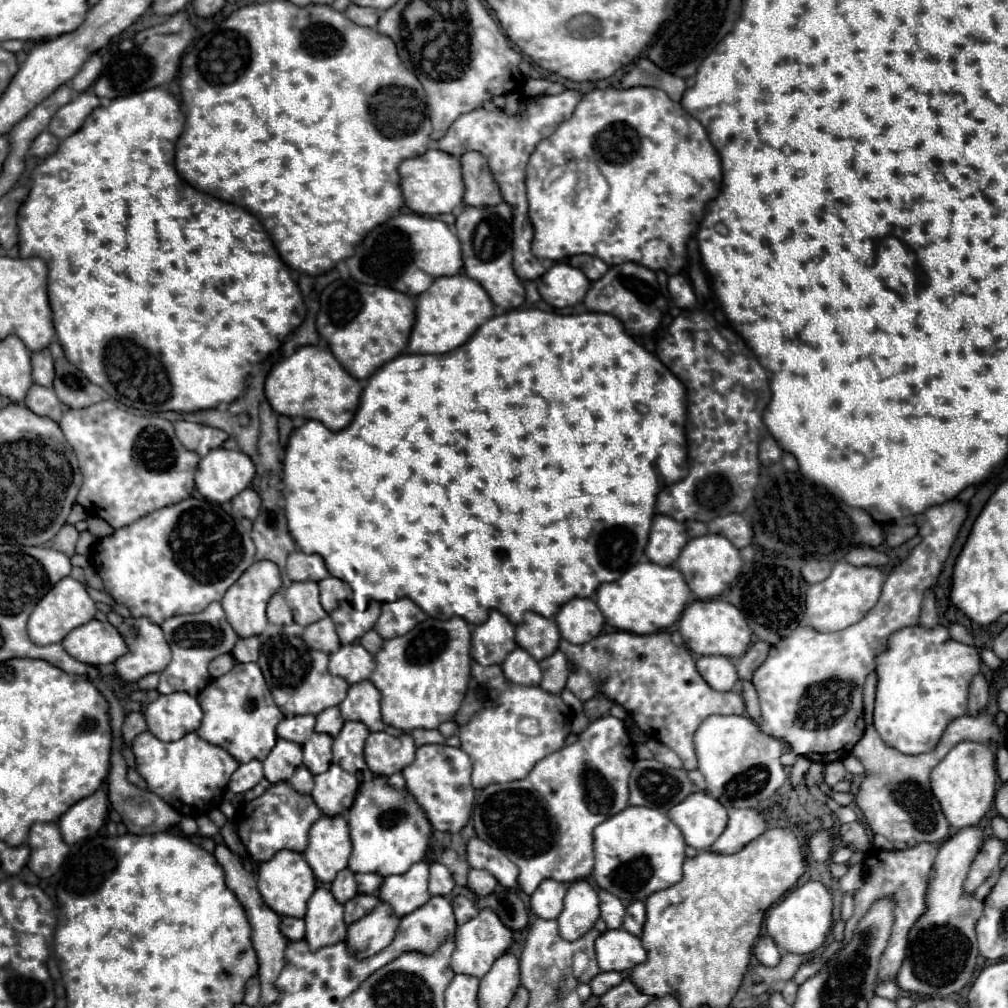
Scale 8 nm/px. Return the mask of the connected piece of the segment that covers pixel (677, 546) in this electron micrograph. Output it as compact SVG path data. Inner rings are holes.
M657 513L653 517L651 525L651 537L649 545L645 549L645 555L649 561L657 565L673 565L681 553L681 549L687 545L689 537L685 531L685 525Z

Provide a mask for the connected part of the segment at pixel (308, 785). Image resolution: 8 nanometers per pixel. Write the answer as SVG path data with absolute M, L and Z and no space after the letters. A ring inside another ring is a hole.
M299 765L293 773L293 777L289 779L289 783L293 785L293 789L297 789L299 793L311 793L313 791L313 775L309 773L309 769L305 769L305 765Z

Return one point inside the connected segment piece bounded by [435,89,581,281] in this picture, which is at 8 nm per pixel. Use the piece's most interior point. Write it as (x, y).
(507, 140)

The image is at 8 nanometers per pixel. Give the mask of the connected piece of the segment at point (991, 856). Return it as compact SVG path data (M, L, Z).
M987 837L983 841L983 847L979 851L979 855L975 857L971 869L969 869L969 875L967 875L967 881L965 881L965 893L973 895L973 891L987 879L987 875L993 871L993 867L997 865L999 857L1005 853L1007 845L997 839L997 837Z

